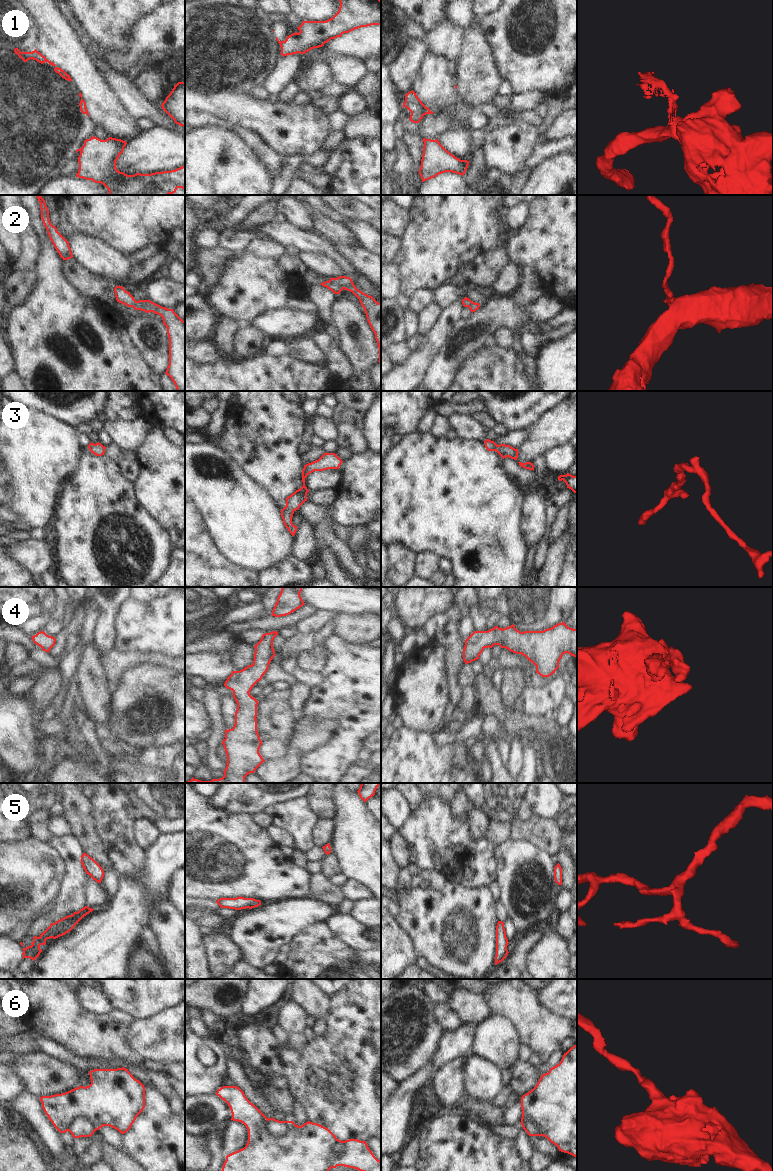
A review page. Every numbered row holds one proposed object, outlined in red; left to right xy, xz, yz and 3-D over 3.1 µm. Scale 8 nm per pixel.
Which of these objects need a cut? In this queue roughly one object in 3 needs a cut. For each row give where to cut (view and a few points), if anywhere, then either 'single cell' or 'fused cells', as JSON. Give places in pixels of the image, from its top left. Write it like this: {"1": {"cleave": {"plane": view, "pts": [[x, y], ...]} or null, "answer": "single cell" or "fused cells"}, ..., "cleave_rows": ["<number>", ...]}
{"1": {"cleave": {"plane": "xz", "pts": [[284, 41], [281, 52]]}, "answer": "fused cells"}, "2": {"cleave": null, "answer": "single cell"}, "3": {"cleave": null, "answer": "single cell"}, "4": {"cleave": null, "answer": "single cell"}, "5": {"cleave": null, "answer": "single cell"}, "6": {"cleave": {"plane": "xz", "pts": [[290, 1121], [288, 1129], [281, 1136], [274, 1136], [266, 1127]]}, "answer": "fused cells"}, "cleave_rows": ["1", "6"]}

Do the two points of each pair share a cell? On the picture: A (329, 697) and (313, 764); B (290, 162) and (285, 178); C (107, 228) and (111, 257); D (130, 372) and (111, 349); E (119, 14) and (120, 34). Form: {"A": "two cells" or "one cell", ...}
{"A": "one cell", "B": "one cell", "C": "two cells", "D": "one cell", "E": "one cell"}

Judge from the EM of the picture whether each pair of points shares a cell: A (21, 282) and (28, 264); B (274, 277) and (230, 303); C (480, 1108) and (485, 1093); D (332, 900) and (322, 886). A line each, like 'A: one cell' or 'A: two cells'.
A: two cells
B: one cell
C: two cells
D: one cell

